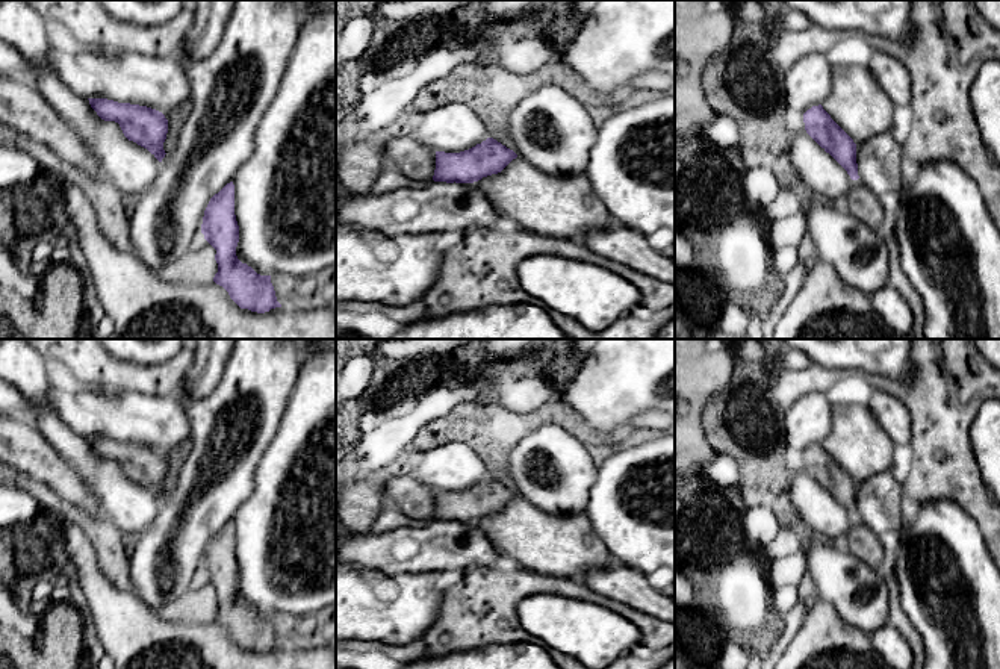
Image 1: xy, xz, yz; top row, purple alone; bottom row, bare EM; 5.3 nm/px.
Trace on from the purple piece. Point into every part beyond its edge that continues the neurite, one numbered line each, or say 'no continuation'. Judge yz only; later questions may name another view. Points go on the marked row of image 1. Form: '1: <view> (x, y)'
1: yz (857, 103)

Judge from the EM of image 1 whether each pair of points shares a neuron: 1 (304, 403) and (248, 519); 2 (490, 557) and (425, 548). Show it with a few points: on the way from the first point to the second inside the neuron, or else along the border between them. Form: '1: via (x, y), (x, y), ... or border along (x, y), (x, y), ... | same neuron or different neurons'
1: via (303, 432), (288, 454), (273, 491) | same neuron
2: via (474, 550), (442, 548) | same neuron

